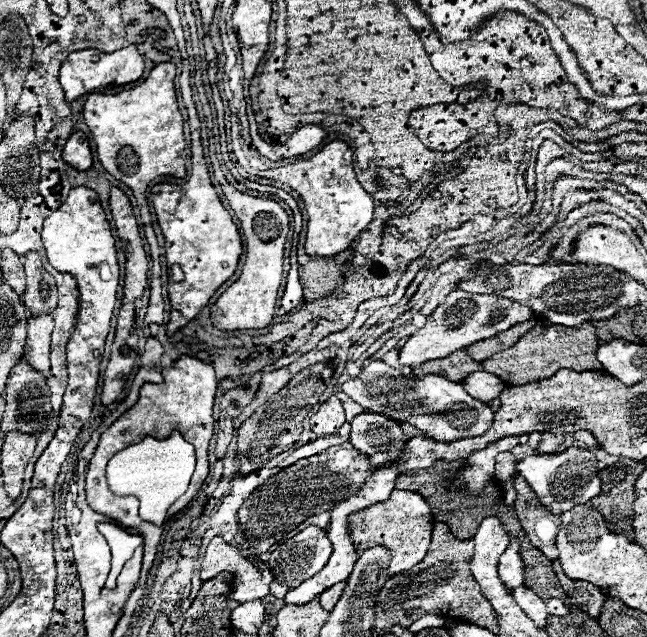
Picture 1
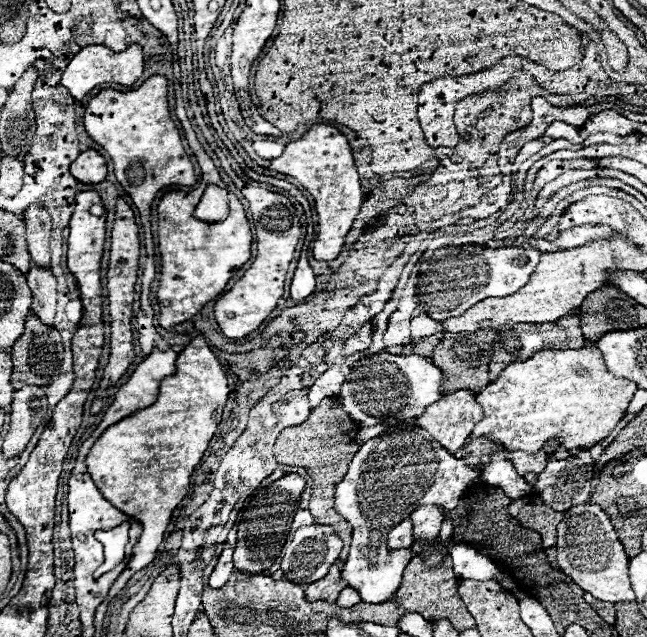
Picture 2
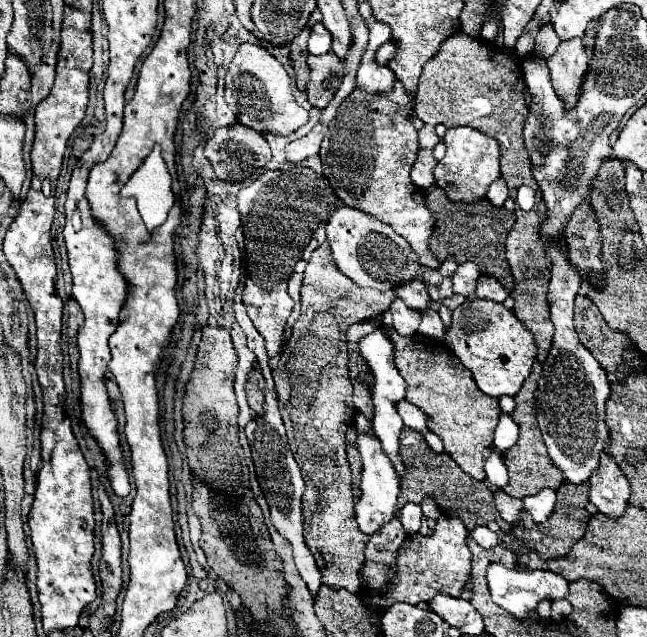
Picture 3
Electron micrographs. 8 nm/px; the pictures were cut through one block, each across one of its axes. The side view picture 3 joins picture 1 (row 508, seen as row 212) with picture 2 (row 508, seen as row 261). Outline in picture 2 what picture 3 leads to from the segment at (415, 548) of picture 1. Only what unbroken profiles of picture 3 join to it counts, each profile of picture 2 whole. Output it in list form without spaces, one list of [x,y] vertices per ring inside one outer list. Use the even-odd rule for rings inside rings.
[[[422,506],[410,514],[410,520],[414,524],[414,540],[432,542],[438,538],[440,526],[444,522],[444,516],[438,506]]]

